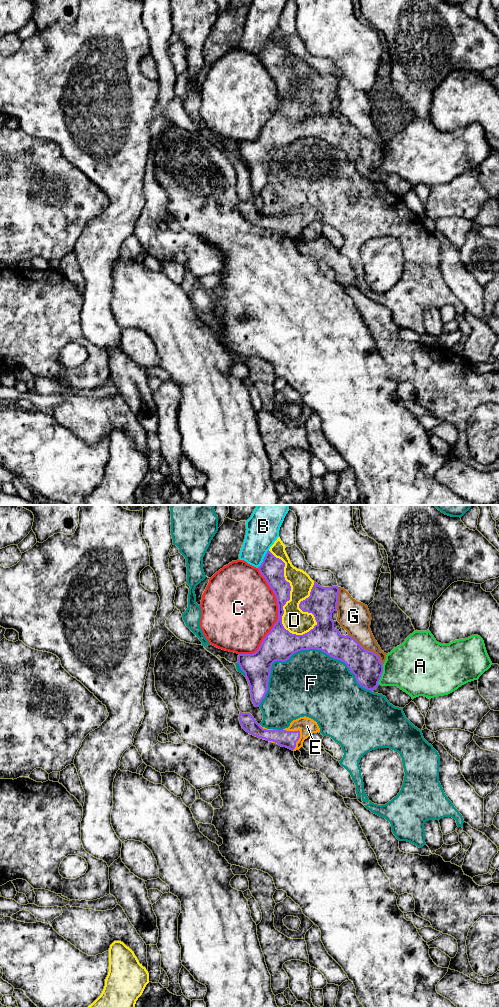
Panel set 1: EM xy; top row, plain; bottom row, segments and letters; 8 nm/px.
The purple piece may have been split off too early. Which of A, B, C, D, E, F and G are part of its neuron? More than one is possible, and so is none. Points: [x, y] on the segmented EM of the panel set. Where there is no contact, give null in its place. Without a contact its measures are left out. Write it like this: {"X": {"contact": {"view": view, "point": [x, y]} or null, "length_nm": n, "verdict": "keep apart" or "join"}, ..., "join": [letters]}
{"A": {"contact": {"view": "xy", "point": [381, 674]}, "length_nm": 170, "verdict": "keep apart"}, "B": {"contact": {"view": "xy", "point": [264, 558]}, "length_nm": 180, "verdict": "keep apart"}, "C": {"contact": {"view": "xy", "point": [278, 618]}, "length_nm": 700, "verdict": "keep apart"}, "D": {"contact": {"view": "xy", "point": [289, 596]}, "length_nm": 750, "verdict": "keep apart"}, "E": {"contact": {"view": "xy", "point": [299, 733]}, "length_nm": 190, "verdict": "join"}, "F": {"contact": {"view": "xy", "point": [304, 649]}, "length_nm": 900, "verdict": "keep apart"}, "G": {"contact": {"view": "xy", "point": [367, 650]}, "length_nm": 380, "verdict": "keep apart"}, "join": ["E"]}

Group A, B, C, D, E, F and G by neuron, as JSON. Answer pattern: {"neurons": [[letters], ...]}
{"neurons": [["A"], ["B"], ["C"], ["D"], ["E"], ["F"], ["G"]]}

